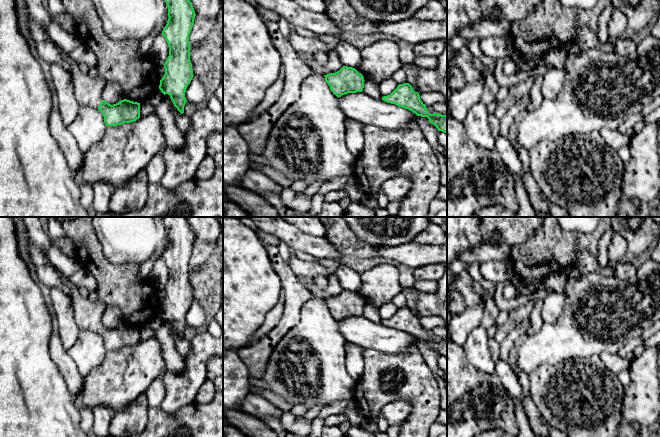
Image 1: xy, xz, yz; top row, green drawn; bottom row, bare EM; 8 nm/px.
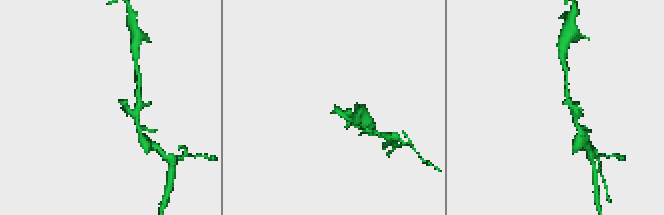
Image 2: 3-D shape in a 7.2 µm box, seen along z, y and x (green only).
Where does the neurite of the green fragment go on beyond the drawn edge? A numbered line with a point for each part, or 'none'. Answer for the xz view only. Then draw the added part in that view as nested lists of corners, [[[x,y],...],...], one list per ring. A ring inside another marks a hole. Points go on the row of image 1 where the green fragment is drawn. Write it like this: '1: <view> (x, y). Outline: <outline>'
none

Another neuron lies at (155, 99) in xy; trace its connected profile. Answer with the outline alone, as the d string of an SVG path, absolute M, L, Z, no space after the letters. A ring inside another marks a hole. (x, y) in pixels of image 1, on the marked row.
M158 88L151 96L149 96L148 98L146 98L142 102L140 102L140 105L149 104L149 105L153 106L154 108L156 108L163 99L164 99L164 94Z

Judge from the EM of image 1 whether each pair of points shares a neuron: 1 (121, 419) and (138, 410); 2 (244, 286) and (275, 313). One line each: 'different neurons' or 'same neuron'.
1: same neuron
2: different neurons

